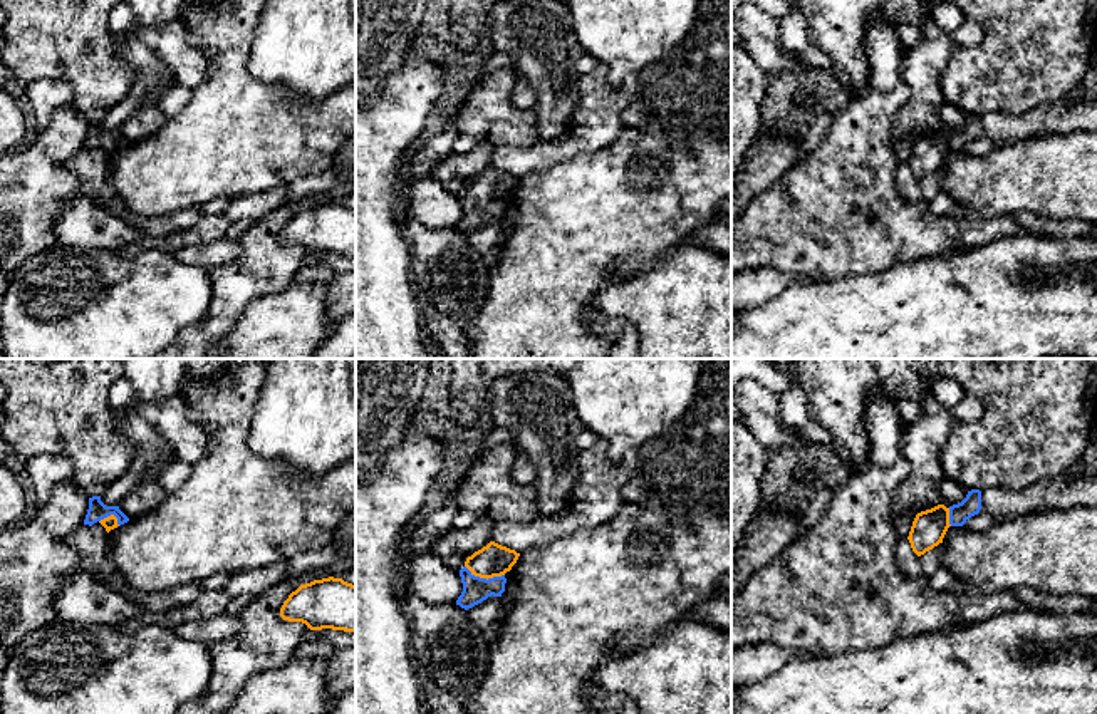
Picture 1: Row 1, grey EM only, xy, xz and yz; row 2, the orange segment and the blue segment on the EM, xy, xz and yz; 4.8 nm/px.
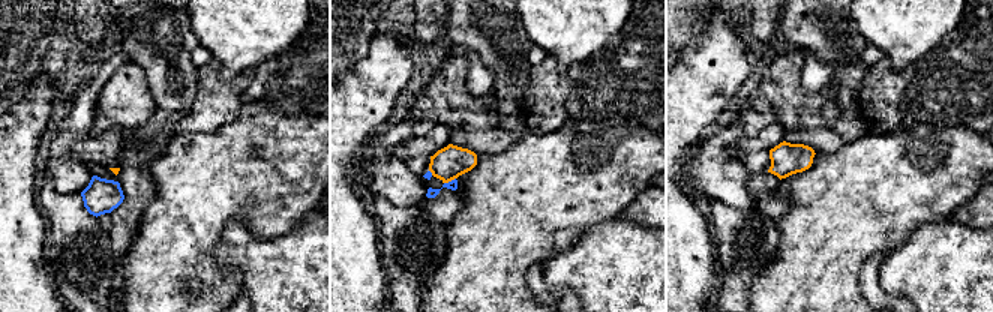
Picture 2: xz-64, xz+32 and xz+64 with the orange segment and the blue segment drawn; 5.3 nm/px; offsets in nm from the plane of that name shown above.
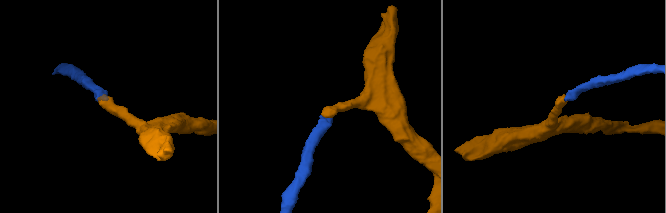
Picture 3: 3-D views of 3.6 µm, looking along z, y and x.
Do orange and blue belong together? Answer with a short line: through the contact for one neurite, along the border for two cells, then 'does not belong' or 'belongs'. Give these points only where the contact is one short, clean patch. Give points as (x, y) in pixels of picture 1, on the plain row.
line xz (493, 185), (485, 193), (485, 201), (475, 215); belongs

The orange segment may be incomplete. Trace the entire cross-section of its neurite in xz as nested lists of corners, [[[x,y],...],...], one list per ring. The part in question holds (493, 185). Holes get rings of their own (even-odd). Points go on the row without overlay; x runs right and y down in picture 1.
[[[490,166],[481,174],[466,183],[460,194],[463,216],[456,230],[468,235],[488,221],[502,221],[505,216],[505,198],[517,188],[520,178]]]

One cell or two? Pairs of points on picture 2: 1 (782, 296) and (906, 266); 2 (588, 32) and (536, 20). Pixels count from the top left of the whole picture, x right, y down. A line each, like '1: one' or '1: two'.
1: two
2: one

